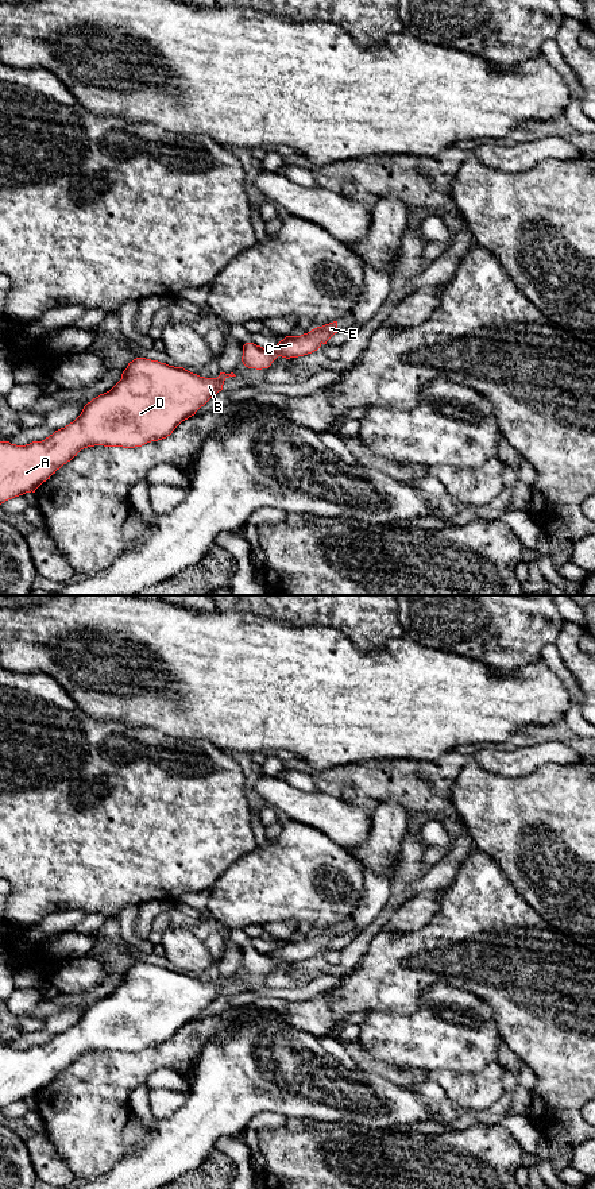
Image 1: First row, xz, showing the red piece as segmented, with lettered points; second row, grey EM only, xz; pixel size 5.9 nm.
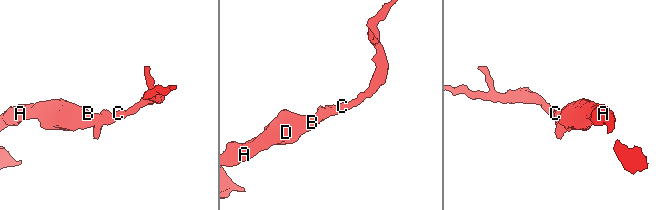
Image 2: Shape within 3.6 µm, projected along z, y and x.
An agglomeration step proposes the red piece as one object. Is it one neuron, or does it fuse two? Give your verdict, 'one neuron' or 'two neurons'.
one neuron

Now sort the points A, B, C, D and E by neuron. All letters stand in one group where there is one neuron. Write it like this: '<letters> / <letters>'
A B C D E

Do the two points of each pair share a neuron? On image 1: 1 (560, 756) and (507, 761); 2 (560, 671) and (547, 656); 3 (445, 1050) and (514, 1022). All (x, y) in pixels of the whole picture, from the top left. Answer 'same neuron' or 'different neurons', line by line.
1: same neuron
2: same neuron
3: different neurons

